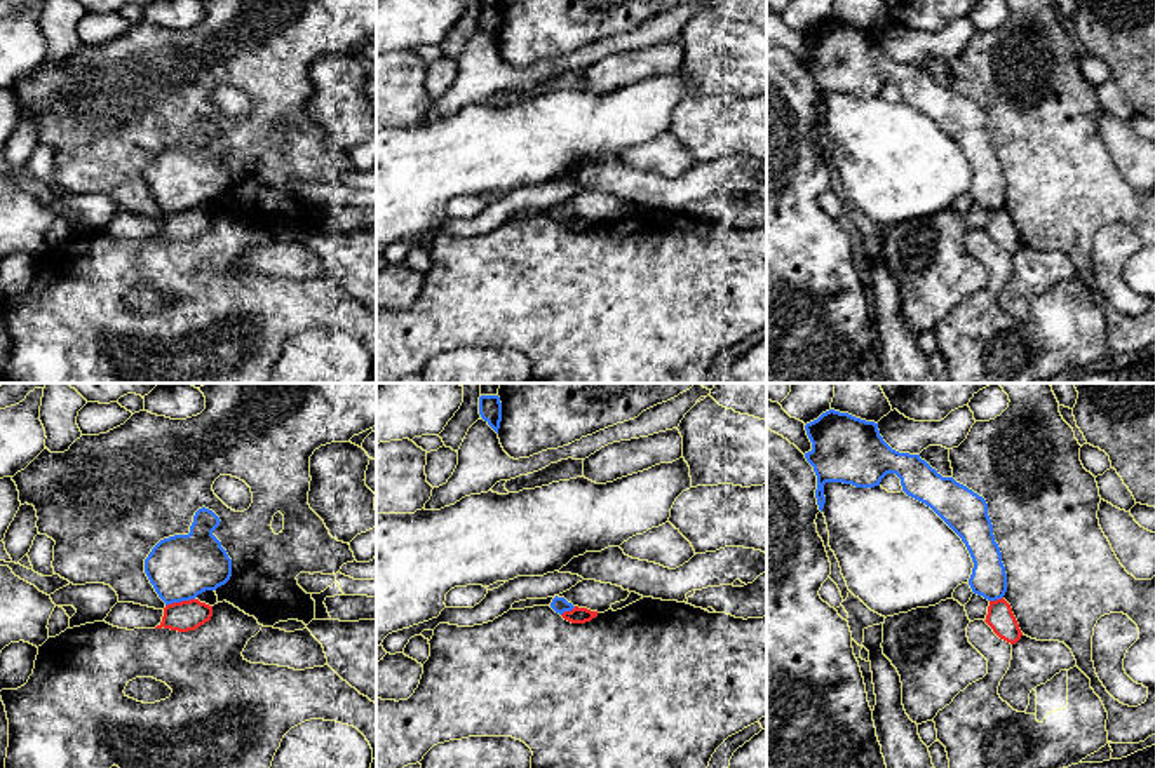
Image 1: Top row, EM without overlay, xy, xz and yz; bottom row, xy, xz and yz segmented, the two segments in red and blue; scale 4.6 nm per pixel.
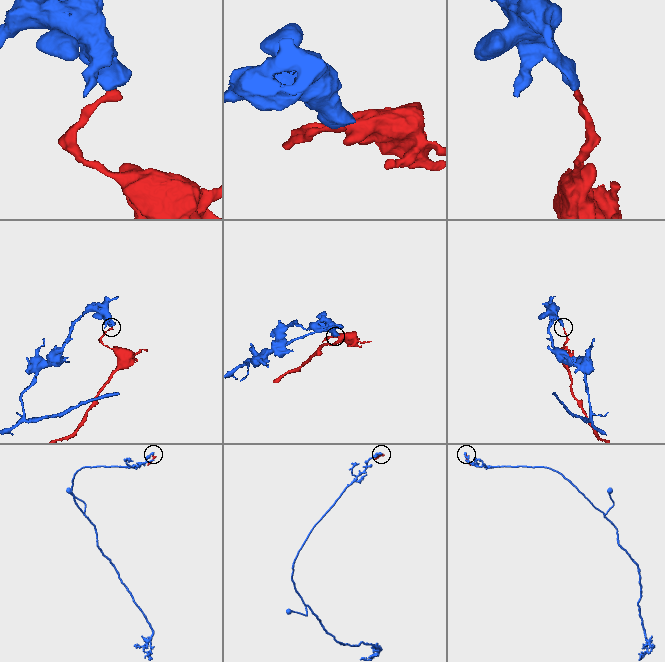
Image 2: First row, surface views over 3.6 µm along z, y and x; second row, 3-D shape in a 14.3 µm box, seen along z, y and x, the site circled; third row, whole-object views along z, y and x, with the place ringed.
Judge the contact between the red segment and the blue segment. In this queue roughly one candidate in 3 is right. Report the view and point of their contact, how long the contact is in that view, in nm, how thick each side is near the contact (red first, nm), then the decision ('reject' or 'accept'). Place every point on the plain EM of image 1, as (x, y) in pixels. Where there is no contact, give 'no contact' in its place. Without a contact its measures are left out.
meets red in xy at (182, 211); contact 140 nm long; 140 nm thick on the red side, 300 nm on the other; reject

